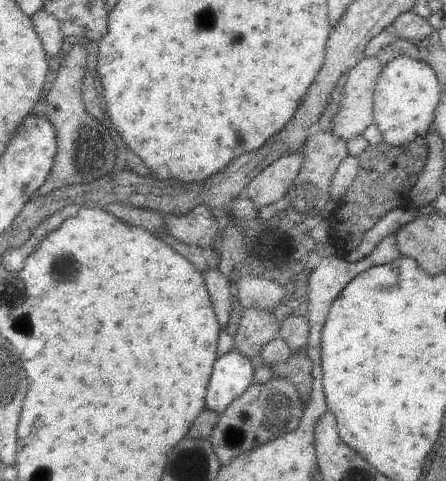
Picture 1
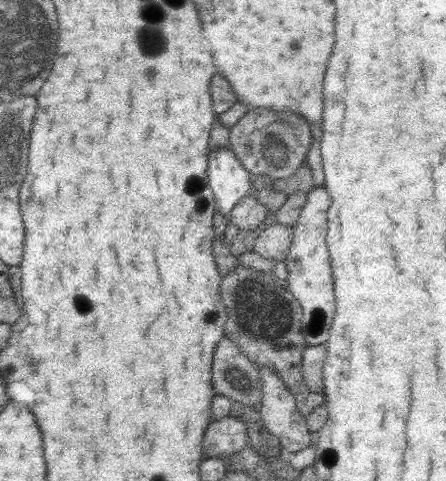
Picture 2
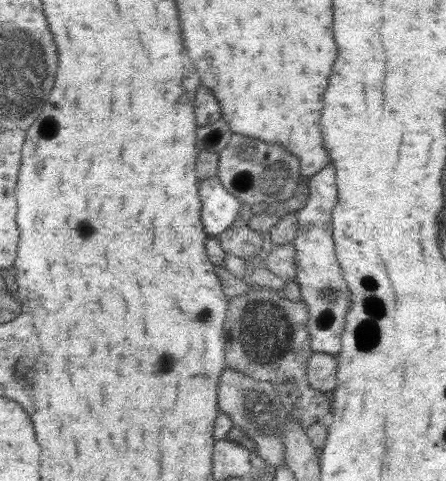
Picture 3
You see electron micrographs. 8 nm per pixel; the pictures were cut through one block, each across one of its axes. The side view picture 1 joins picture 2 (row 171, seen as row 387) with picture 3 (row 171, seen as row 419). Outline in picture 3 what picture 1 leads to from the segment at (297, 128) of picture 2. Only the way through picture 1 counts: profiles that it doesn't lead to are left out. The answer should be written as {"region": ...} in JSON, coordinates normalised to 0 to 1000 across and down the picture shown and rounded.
{"region":[[[536,274],[518,279],[513,299],[491,316],[491,374],[513,403],[527,403],[545,428],[558,420],[643,420],[657,407],[657,391],[666,374],[675,374],[670,328],[643,308],[626,299],[599,299],[576,287],[540,283]]]}

